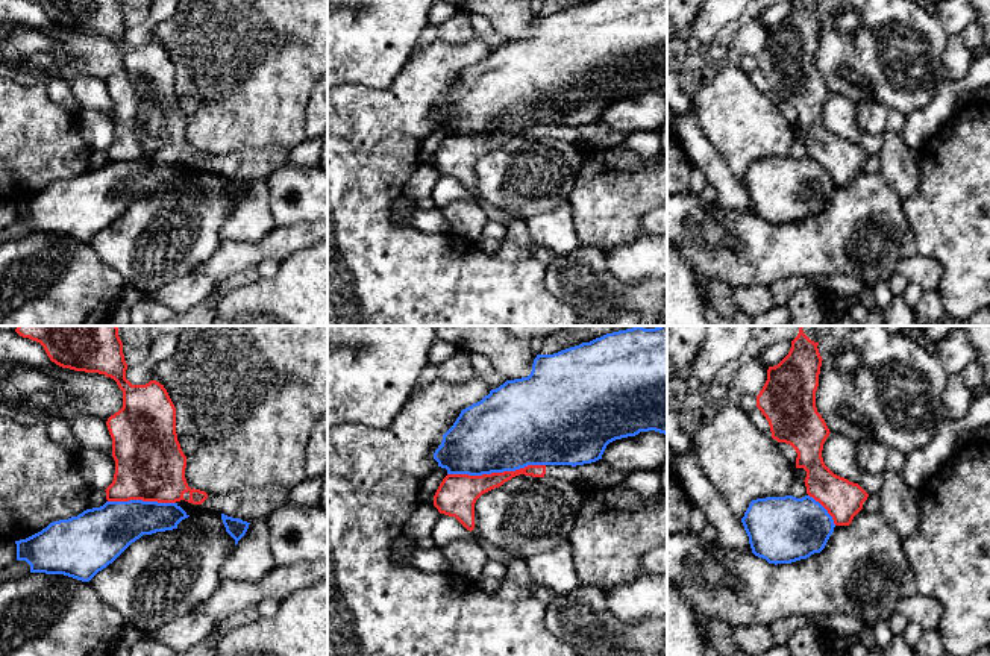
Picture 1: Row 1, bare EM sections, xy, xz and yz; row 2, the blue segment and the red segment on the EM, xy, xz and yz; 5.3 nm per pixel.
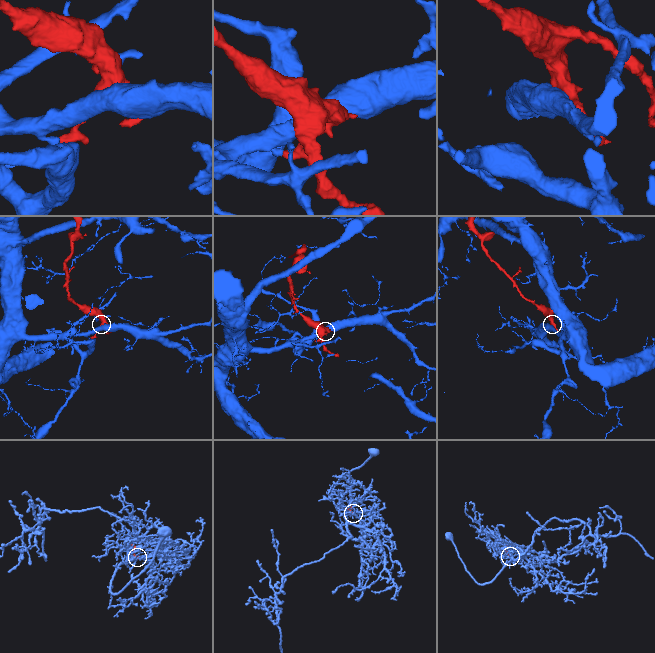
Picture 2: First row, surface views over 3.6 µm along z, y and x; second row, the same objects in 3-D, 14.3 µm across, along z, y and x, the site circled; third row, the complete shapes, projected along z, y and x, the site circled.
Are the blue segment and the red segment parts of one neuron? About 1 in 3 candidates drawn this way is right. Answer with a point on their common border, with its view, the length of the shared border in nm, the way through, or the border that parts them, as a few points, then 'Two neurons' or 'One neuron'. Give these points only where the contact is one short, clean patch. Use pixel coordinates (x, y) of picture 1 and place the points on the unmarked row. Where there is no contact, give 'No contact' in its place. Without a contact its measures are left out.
Touches blue at xz (496, 132). Shared border 500 nm. Two neurons

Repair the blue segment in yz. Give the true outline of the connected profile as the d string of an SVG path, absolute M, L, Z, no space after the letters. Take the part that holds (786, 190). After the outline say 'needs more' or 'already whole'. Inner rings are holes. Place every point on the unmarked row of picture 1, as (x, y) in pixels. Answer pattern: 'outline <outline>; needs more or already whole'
outline M810 156L752 161L741 183L752 214L775 226L820 214L835 188L828 171Z; already whole

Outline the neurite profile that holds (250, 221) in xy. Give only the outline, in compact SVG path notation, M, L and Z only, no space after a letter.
M265 179L250 182L232 217L221 227L224 242L258 242L274 229L270 214L270 191Z

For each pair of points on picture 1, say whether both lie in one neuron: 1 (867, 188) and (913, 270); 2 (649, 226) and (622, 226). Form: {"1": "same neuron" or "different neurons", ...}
{"1": "different neurons", "2": "different neurons"}

